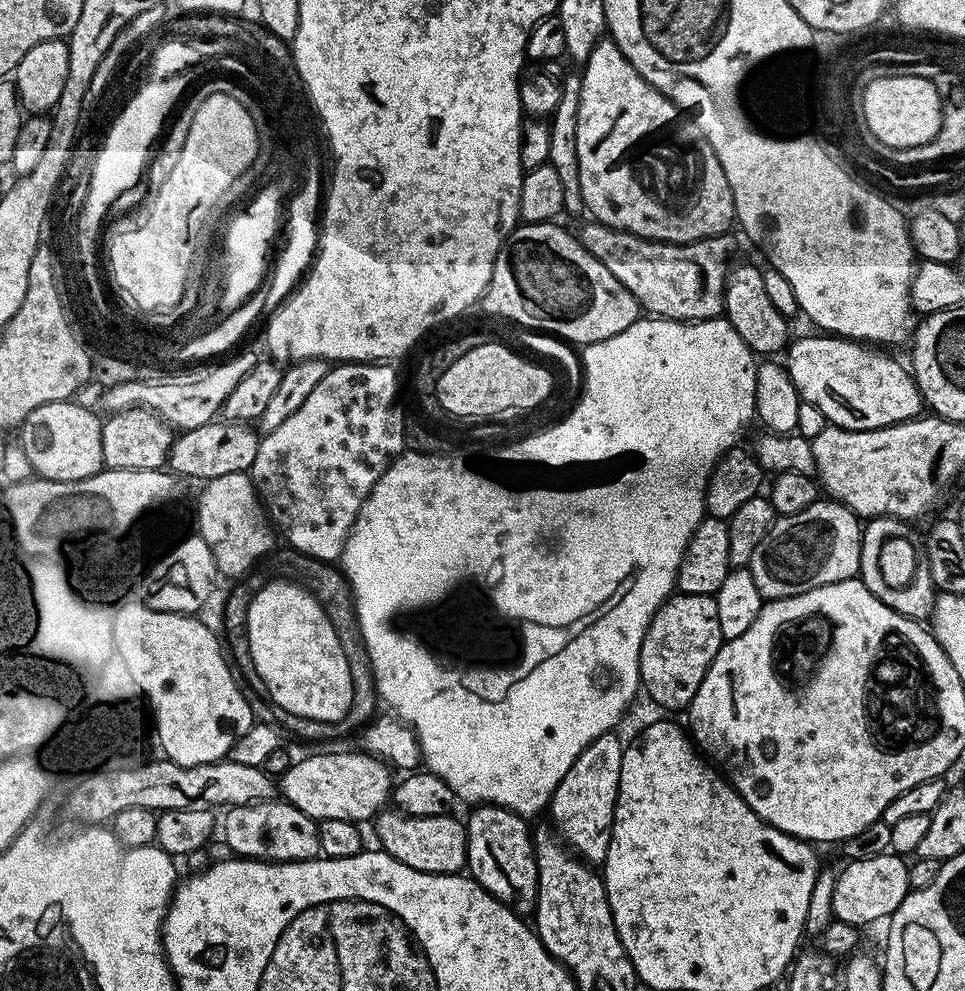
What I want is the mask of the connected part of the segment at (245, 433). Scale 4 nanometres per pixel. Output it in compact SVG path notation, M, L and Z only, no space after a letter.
M213 422L197 428L186 428L173 439L167 467L177 477L189 476L200 482L207 482L224 474L247 473L258 454L260 441L257 429L248 422Z

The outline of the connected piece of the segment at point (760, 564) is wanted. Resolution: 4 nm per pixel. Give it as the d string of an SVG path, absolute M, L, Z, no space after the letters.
M817 498L806 510L777 518L766 538L758 542L758 550L754 550L754 558L746 567L765 601L781 600L806 590L814 590L818 586L850 580L860 571L861 531L861 521L845 504L831 498Z

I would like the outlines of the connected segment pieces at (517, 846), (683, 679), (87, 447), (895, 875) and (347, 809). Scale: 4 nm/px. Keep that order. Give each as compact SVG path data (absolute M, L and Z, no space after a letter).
M477 803L473 808L476 809L469 814L468 820L466 819L464 824L466 854L468 855L467 871L472 879L481 884L494 898L498 898L498 902L506 905L511 912L515 912L521 918L531 917L536 910L538 866L536 865L534 836L530 828L528 832L529 821L518 815L517 812L511 812L508 808L497 804Z
M673 595L664 601L648 632L640 651L640 683L643 691L664 708L687 709L708 667L716 661L718 650L724 644L722 626L718 622L715 596Z
M59 400L50 402L46 406L38 406L24 419L24 423L18 429L20 444L24 447L24 456L28 464L33 468L37 477L46 480L61 480L62 482L74 482L82 478L90 478L98 474L104 468L102 458L102 430L100 429L101 417L96 417L88 408L76 404L72 400Z
M891 851L883 852L881 856L875 856L874 858L862 858L861 860L850 860L847 861L843 866L844 869L839 869L836 885L834 886L834 896L832 898L832 915L837 920L841 920L842 922L850 922L851 924L855 924L857 926L865 926L864 924L872 924L875 920L881 920L881 922L887 921L892 917L893 914L898 910L898 906L902 901L908 897L910 887L908 885L908 870L909 865L907 863L904 864L905 857L900 854L893 854Z
M359 750L351 751L320 752L297 764L295 761L278 780L283 799L317 822L325 818L371 821L389 803L394 787L394 772L378 756L367 756Z

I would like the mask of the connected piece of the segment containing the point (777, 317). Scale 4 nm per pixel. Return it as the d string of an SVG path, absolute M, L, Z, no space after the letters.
M752 264L731 265L730 271L724 277L724 311L723 315L738 330L738 338L746 342L746 346L754 354L768 358L771 352L783 353L790 343L788 336L789 317L779 312L777 306L766 294L765 283L763 282L763 271Z

